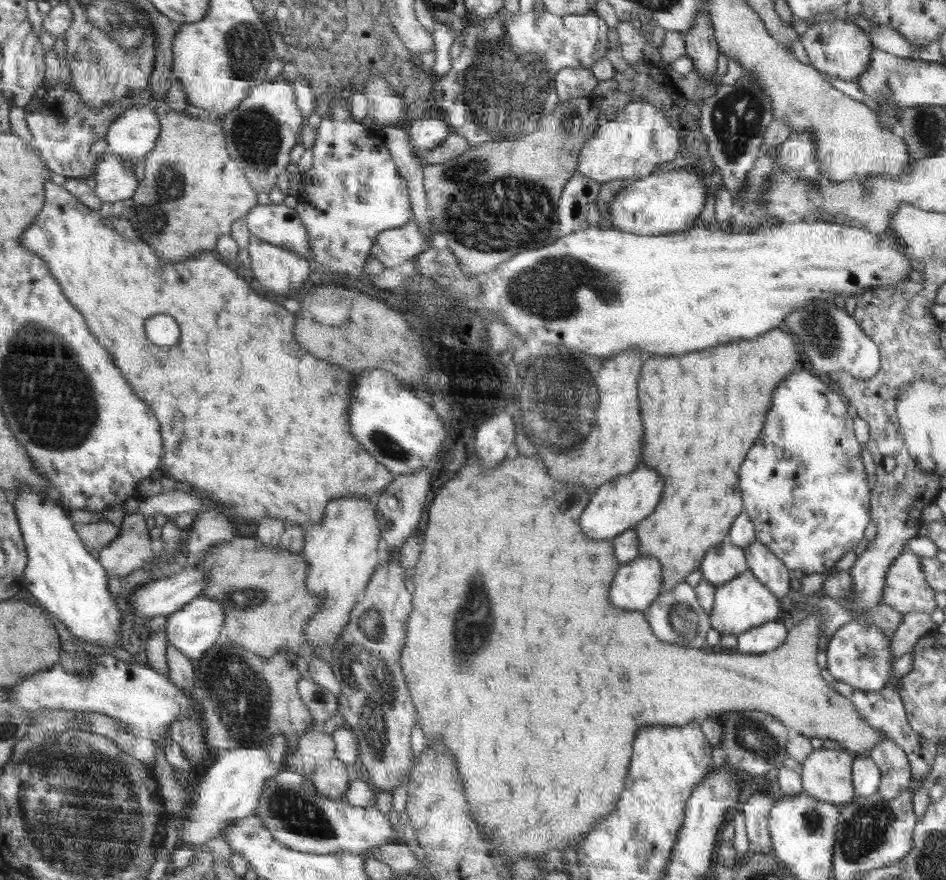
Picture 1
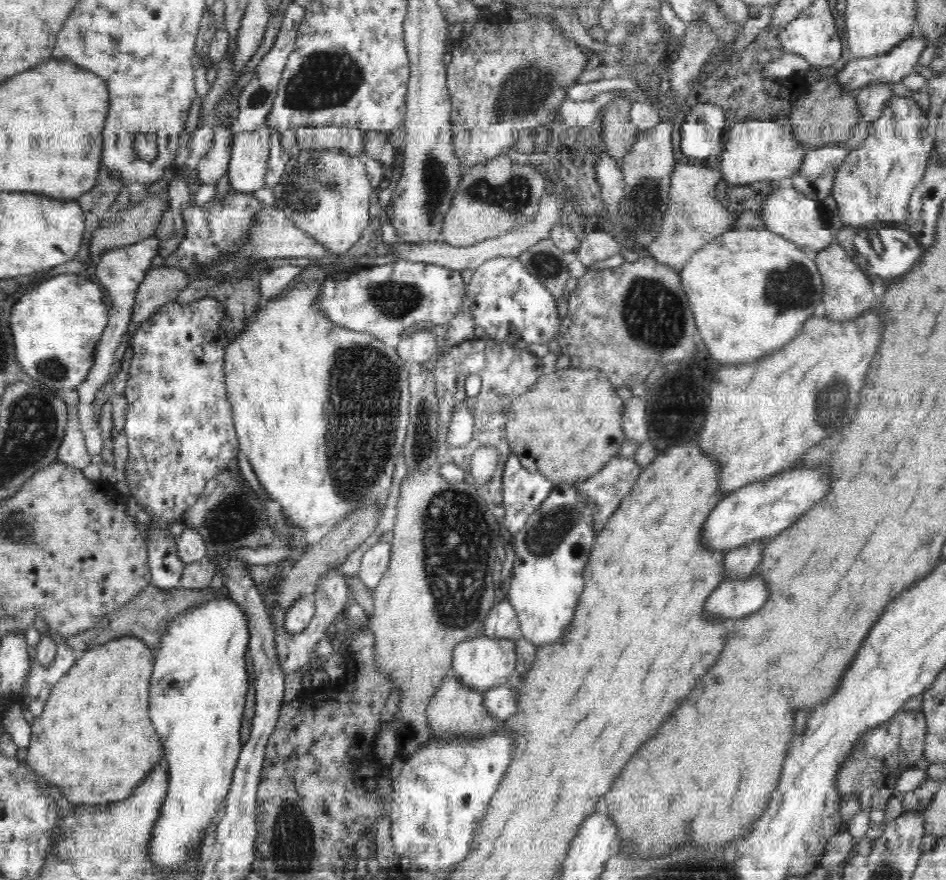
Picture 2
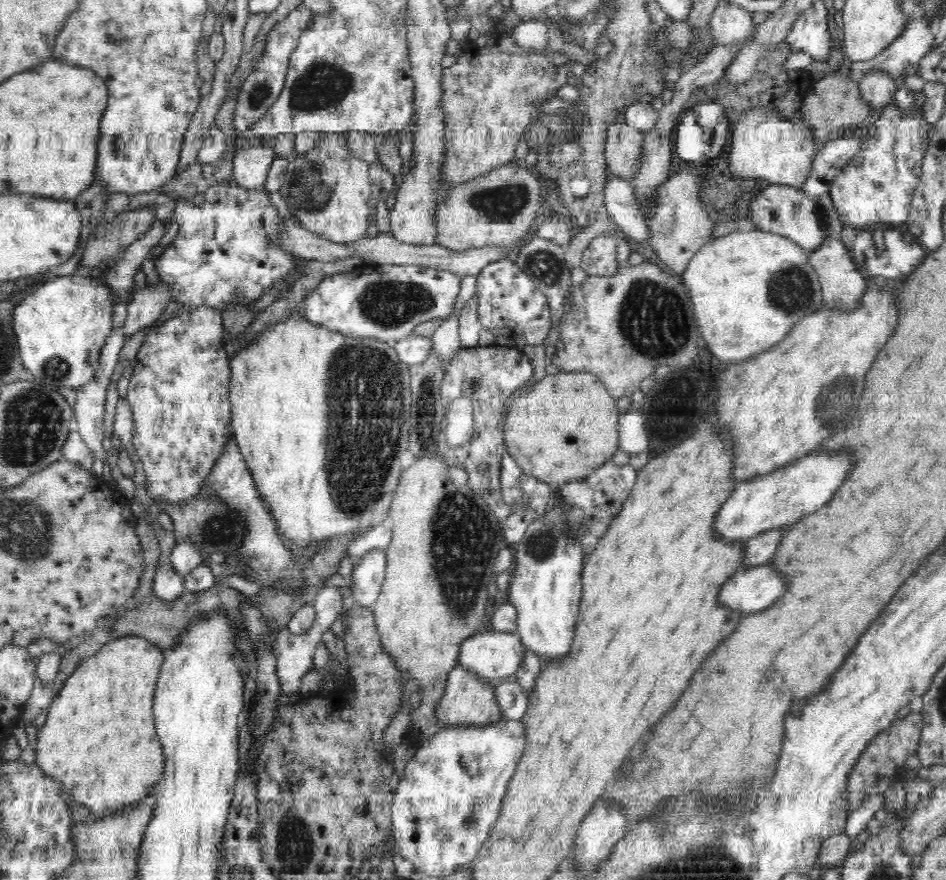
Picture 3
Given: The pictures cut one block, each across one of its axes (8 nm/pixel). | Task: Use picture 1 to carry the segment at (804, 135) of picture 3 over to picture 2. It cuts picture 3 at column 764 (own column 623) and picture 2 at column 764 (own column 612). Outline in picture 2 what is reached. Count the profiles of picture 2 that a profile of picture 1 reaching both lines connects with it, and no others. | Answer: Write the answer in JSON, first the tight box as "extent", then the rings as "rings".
{"extent":[716,119,808,184],"rings":[[[746,119],[726,129],[723,140],[725,144],[716,160],[722,160],[720,170],[728,184],[792,179],[808,151],[804,145],[797,144],[787,121]]]}

